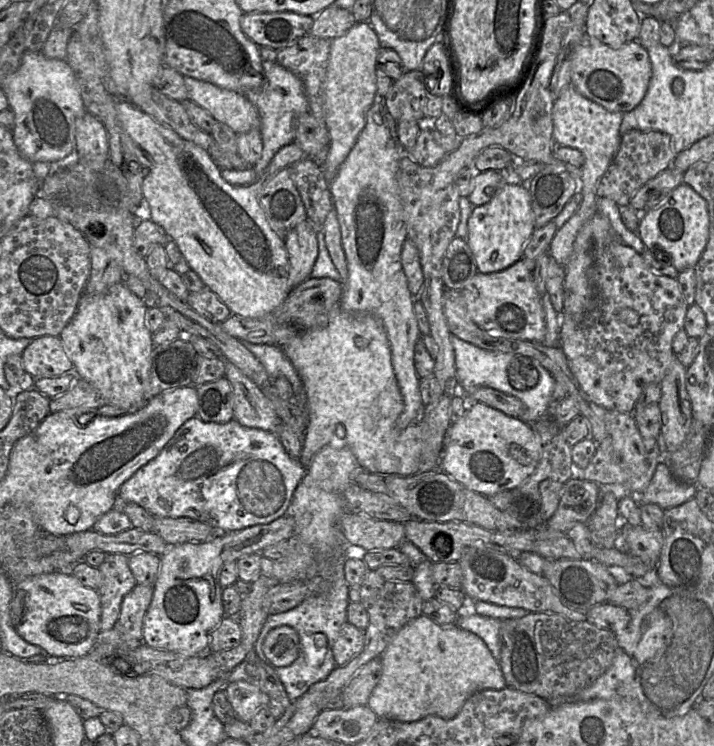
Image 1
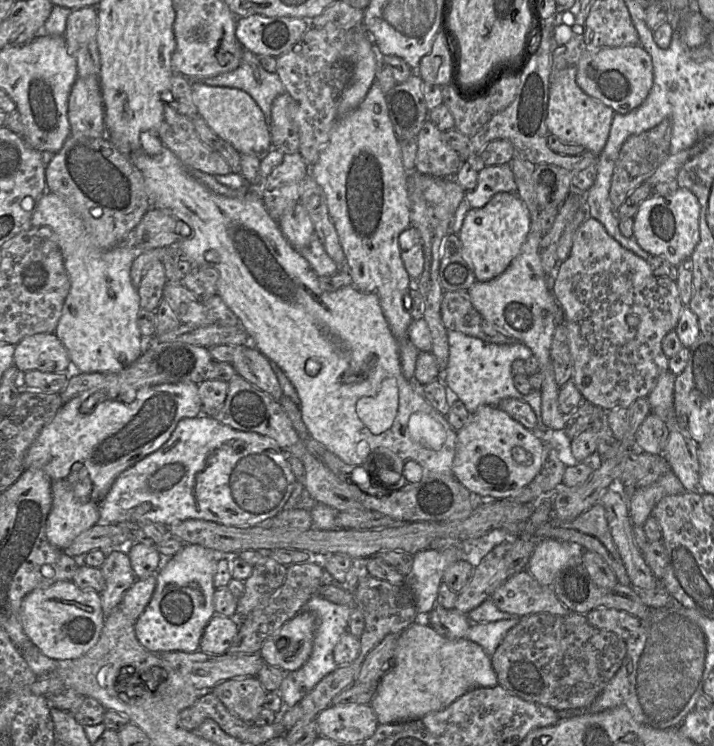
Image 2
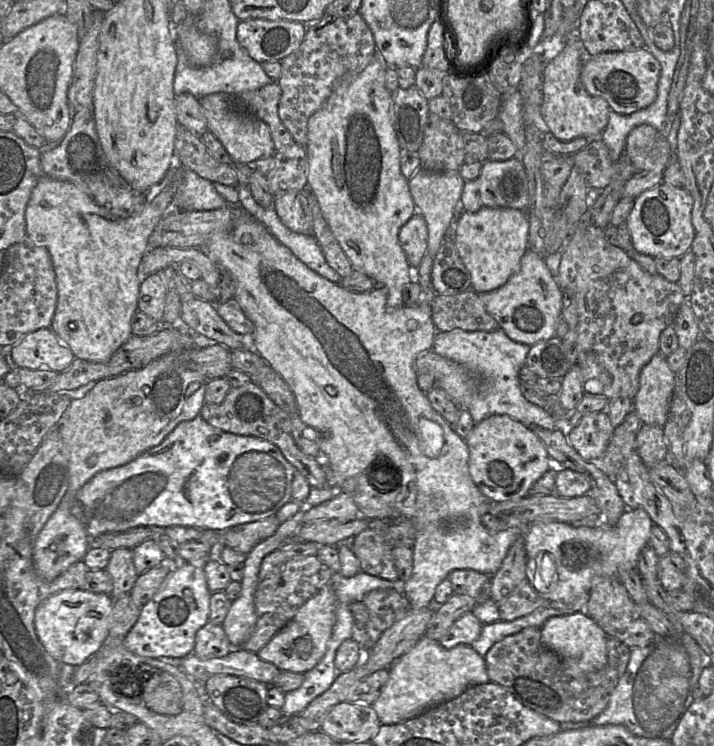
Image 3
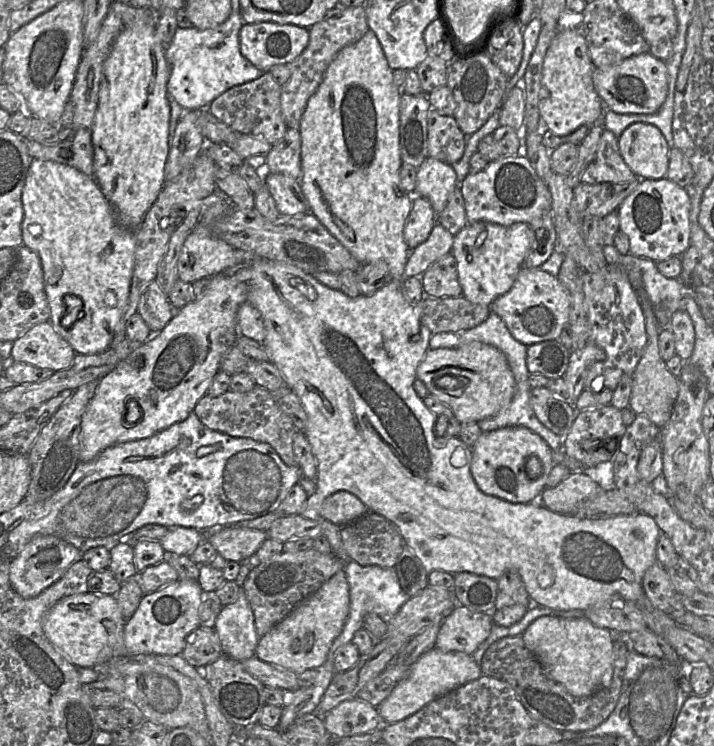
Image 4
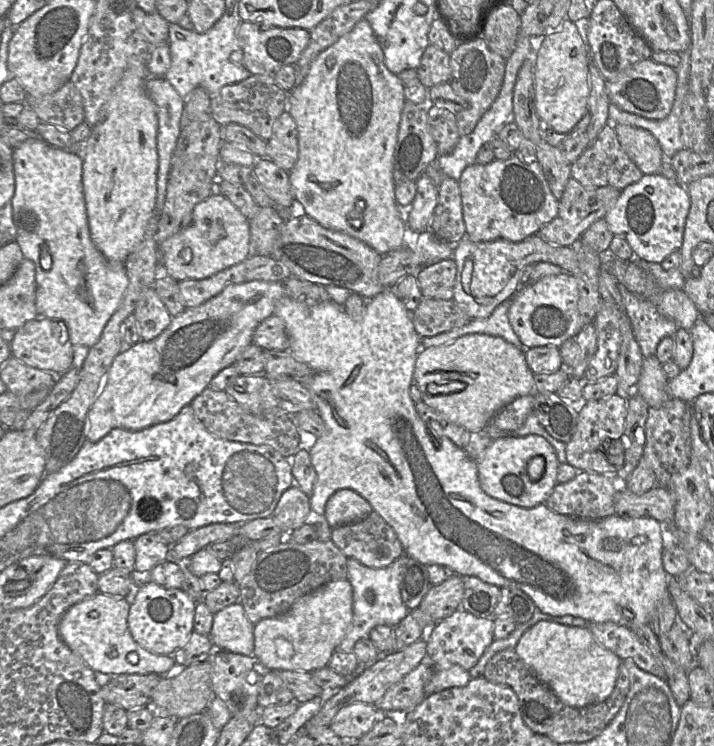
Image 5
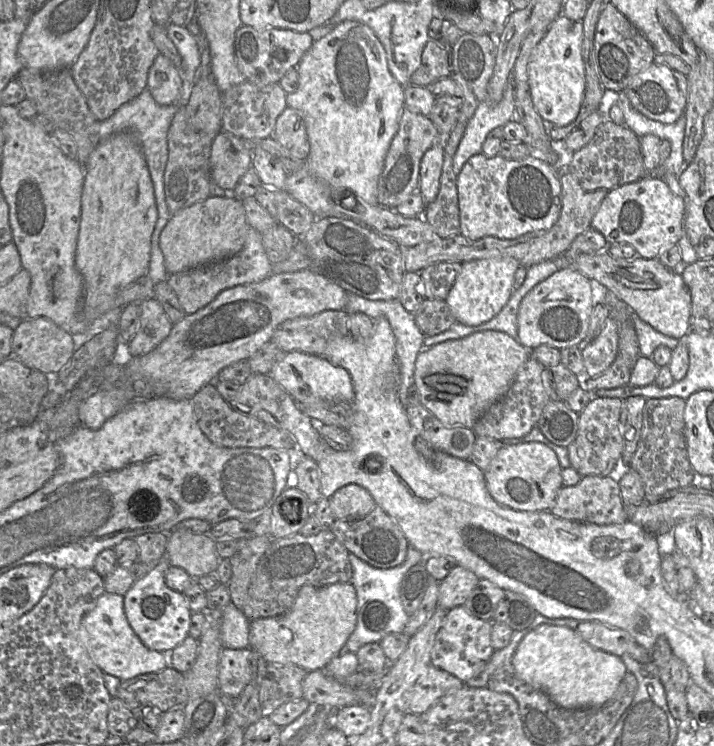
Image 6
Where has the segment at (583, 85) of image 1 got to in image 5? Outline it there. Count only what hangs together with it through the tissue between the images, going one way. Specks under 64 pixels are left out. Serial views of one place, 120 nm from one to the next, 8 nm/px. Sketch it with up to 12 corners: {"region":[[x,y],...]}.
{"region":[[651,58],[606,82],[612,104],[651,120],[669,115],[675,69]]}

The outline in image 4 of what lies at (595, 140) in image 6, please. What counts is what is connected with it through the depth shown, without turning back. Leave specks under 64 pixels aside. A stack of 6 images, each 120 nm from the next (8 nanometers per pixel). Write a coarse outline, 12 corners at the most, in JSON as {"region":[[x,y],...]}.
{"region":[[604,129],[596,157],[581,183],[637,178],[620,154],[618,138]]}

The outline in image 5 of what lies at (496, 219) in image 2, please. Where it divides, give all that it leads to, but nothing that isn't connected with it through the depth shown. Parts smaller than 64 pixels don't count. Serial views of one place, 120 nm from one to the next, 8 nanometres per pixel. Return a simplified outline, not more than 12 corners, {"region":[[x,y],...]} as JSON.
{"region":[[538,234],[454,245],[454,300],[484,319],[529,264],[576,273],[571,246]]}

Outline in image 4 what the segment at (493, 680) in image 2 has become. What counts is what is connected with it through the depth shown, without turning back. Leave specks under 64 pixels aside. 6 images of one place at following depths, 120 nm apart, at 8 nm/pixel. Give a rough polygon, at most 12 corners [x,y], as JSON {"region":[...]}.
{"region":[[434,647],[377,710],[384,725],[482,676],[472,655]]}

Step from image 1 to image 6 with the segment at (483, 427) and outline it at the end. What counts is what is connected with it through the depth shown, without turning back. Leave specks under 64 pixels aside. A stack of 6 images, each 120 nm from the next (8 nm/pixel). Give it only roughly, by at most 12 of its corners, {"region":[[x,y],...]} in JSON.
{"region":[[541,442],[505,445],[483,471],[499,504],[551,511],[563,487]]}

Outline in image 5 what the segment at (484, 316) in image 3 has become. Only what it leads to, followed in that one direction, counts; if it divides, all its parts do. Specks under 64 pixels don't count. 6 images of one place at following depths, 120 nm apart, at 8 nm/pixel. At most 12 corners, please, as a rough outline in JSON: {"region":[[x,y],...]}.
{"region":[[423,297],[411,315],[421,338],[471,321],[452,299]]}

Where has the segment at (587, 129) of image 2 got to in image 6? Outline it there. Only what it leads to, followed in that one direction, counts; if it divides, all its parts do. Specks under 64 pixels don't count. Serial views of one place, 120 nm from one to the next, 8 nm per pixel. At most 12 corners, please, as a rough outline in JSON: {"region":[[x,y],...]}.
{"region":[[560,15],[528,61],[537,113],[563,127],[585,92],[583,24]]}

